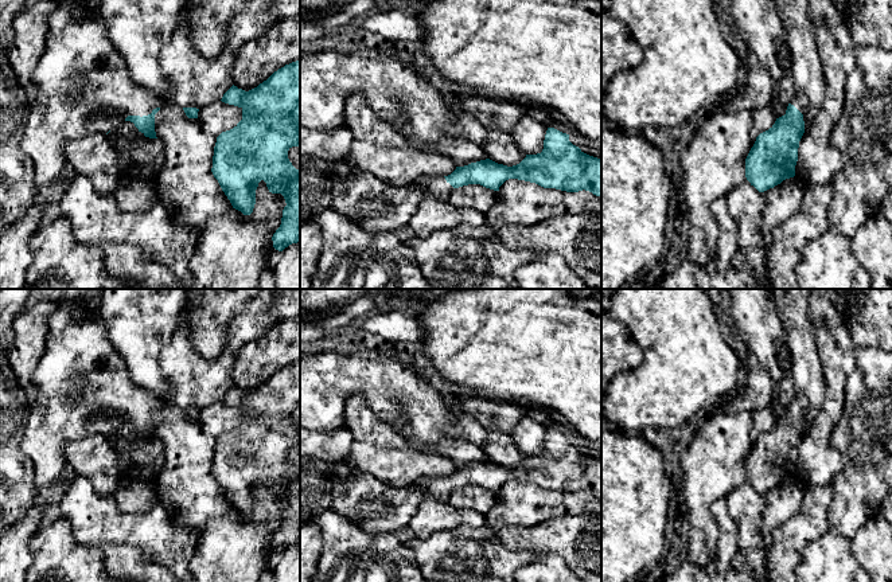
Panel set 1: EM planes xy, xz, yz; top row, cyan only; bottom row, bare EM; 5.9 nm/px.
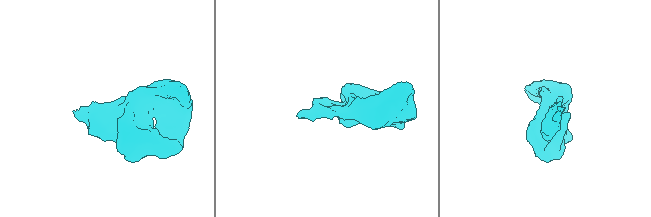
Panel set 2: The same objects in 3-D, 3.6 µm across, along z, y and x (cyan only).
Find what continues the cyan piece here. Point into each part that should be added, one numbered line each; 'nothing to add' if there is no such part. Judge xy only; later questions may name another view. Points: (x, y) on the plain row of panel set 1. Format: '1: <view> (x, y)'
1: xy (84, 386)

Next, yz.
1: yz (801, 403)

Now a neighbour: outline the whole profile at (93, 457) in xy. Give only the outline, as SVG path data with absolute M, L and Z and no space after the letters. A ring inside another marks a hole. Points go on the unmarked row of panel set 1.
M93 434L66 444L66 461L75 474L91 481L97 495L114 495L121 481L117 473L120 457L106 435Z

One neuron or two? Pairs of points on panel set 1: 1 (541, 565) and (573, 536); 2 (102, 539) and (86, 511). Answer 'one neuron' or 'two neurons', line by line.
1: two neurons
2: one neuron

